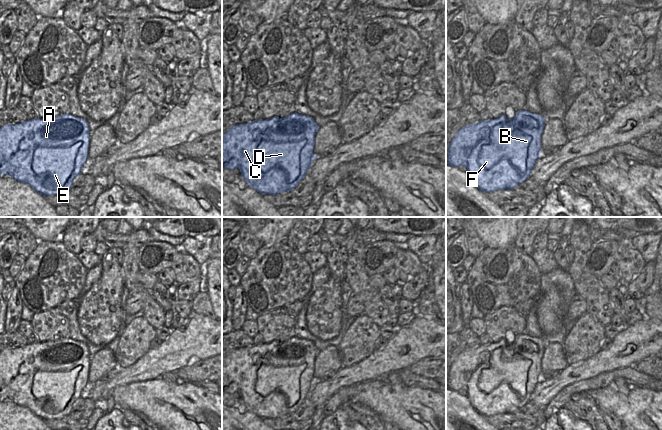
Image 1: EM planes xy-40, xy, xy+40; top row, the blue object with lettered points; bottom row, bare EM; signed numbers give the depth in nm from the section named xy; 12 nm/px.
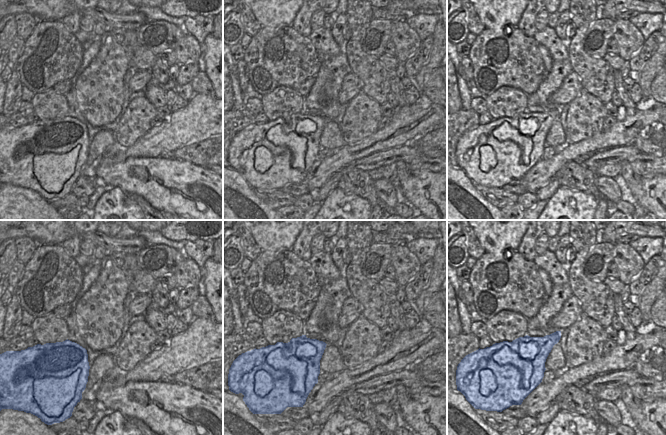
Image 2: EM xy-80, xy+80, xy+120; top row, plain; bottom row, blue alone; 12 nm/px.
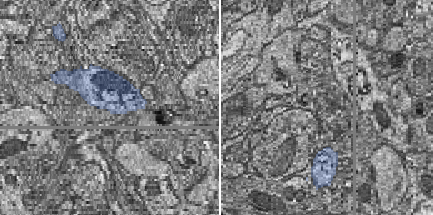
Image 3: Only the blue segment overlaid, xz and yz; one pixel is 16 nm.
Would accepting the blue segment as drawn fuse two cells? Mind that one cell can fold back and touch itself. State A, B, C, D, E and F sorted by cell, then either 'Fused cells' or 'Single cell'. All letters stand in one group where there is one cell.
Groups: A B C D E F. Single cell

